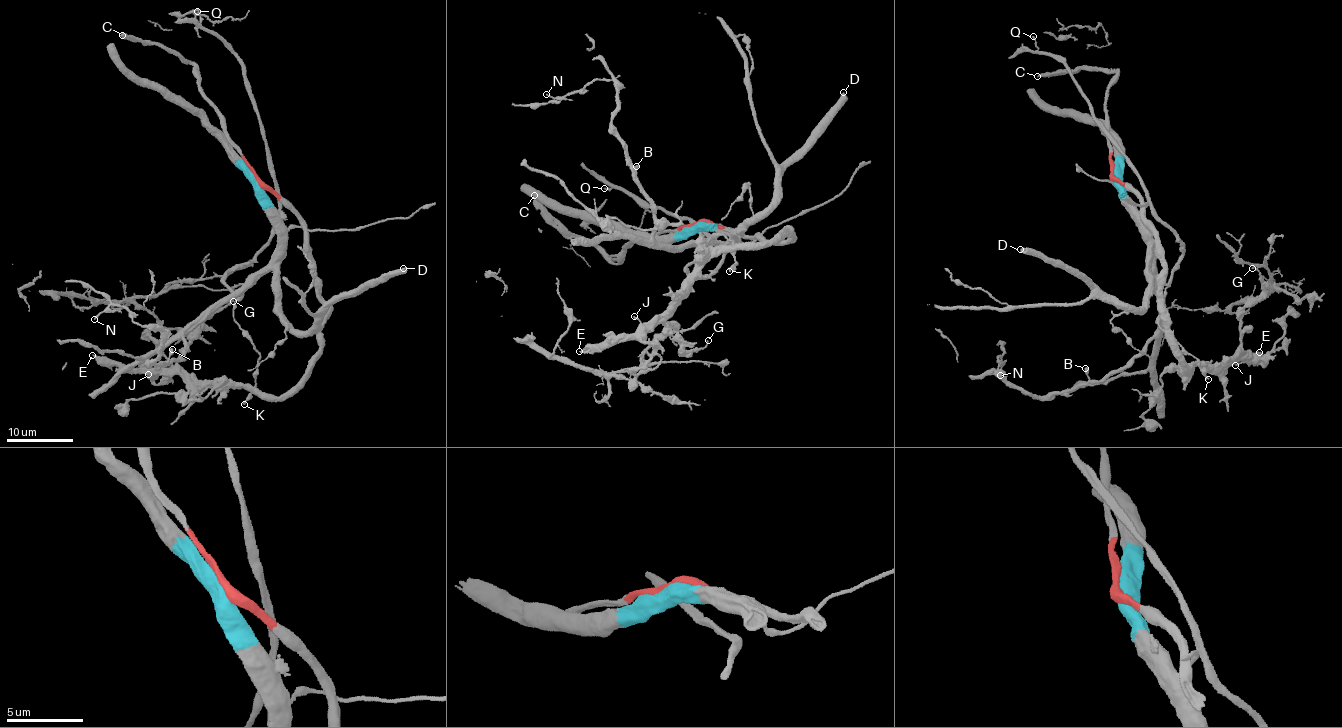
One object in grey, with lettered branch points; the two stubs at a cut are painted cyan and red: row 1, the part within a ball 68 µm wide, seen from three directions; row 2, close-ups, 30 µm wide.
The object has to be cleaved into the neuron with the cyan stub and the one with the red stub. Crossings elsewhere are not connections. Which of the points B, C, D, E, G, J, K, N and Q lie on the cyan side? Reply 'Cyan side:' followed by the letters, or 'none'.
Cyan side: B, D, K, N, Q

